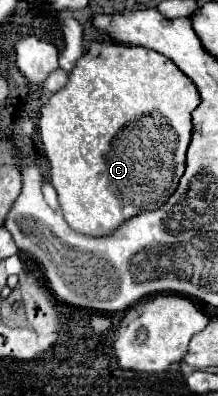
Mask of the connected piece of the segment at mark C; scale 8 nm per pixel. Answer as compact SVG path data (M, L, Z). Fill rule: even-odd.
M93 42L87 48L85 58L81 58L81 62L77 62L77 66L69 72L69 82L59 92L55 92L47 100L47 104L41 108L41 120L39 120L45 156L51 166L51 170L49 170L51 184L57 190L59 204L61 204L67 224L81 234L103 236L140 212L157 210L159 206L163 206L167 202L167 198L175 192L175 188L185 172L185 154L187 154L187 146L191 142L191 130L193 130L191 112L199 106L199 102L201 102L201 98L199 98L193 82L189 82L189 78L185 78L185 74L181 74L181 70L177 70L177 66L173 66L173 62L169 62L169 58L165 58L163 54L157 54L155 50L147 50L141 46L125 46L125 44L117 44L117 42Z

